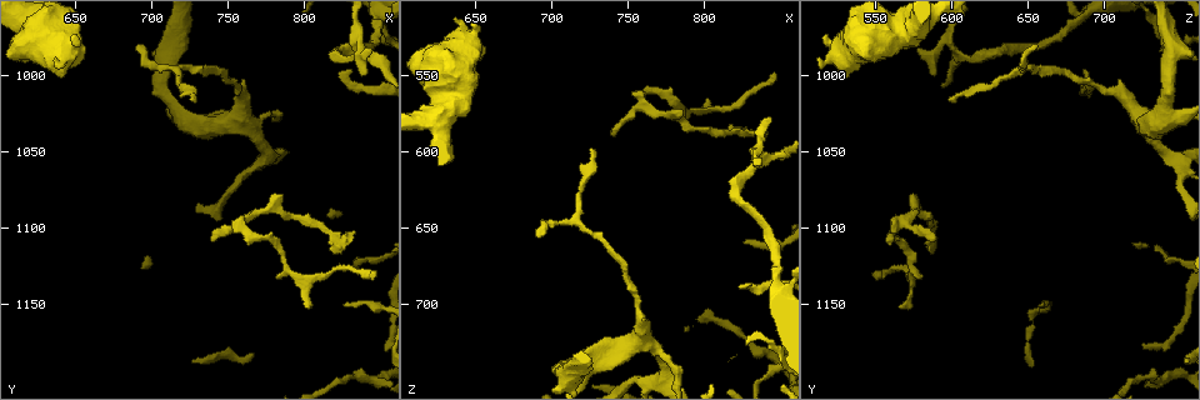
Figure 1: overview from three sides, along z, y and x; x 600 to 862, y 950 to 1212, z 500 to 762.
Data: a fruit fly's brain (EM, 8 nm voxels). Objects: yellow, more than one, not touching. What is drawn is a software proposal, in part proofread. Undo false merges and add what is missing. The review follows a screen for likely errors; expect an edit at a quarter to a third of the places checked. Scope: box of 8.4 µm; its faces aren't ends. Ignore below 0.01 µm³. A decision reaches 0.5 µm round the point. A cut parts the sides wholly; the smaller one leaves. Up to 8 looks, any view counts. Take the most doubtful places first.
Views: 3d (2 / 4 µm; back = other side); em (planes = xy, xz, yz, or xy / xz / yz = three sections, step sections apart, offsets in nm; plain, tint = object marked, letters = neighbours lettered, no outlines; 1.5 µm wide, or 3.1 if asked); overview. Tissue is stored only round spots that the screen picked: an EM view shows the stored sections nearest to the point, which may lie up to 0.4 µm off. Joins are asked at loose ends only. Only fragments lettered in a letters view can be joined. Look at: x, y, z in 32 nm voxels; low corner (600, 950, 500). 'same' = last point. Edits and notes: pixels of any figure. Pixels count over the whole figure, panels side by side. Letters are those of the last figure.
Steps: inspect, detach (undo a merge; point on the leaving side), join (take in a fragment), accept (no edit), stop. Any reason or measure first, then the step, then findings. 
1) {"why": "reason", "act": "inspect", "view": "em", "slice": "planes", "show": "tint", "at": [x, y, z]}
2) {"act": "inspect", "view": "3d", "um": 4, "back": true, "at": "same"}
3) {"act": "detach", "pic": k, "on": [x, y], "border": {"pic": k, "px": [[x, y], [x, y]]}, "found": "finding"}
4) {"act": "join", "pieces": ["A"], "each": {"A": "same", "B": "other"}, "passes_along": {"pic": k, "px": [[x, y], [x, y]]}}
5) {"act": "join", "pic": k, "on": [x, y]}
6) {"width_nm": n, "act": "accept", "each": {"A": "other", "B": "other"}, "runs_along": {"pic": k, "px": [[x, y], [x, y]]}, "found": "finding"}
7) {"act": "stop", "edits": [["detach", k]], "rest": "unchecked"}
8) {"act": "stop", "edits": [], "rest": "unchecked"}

{"why": "tapers out", "act": "inspect", "view": "3d", "um": 2, "at": [726, 1016, 598]}

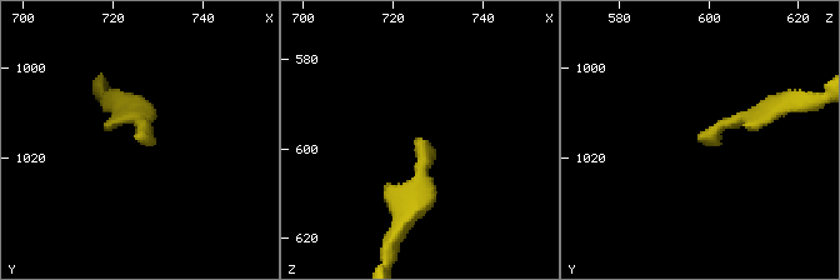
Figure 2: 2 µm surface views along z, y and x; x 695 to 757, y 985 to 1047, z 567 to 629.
{"act": "inspect", "view": "em", "slice": "xz", "step": 4, "show": "letters", "at": [726, 1015, 598]}

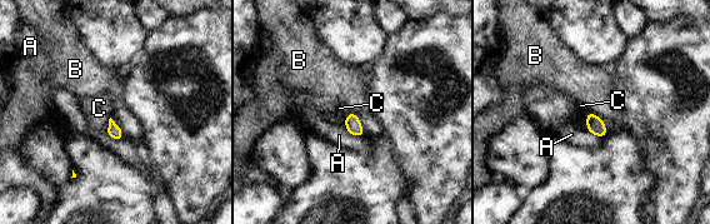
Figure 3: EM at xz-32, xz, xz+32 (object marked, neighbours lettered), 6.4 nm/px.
{"width_nm": 90, "act": "accept", "each": {"A": "other", "B": "other", "C": "other"}, "found": "no lettered fragment goes on from it"}

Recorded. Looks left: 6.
{"why": "an open end", "act": "inspect", "view": "em", "slice": "xz", "step": 8, "show": "letters", "at": [804, 1152, 564]}

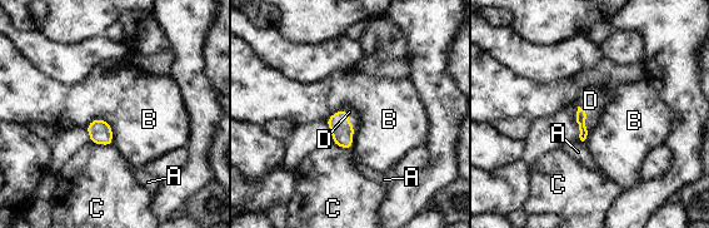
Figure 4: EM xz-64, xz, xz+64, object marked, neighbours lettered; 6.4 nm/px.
{"why": "cut it another way", "act": "inspect", "view": "em", "slice": "planes", "show": "letters", "at": "same"}

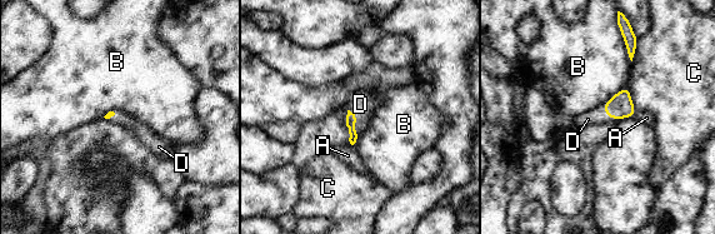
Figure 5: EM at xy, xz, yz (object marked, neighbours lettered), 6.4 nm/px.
{"act": "join", "pieces": ["D"], "each": {"A": "other", "B": "other", "C": "other", "D": "same"}, "passes_along": {"pic": 5, "px": [[350, 118], [355, 122], [360, 104]]}, "found": "it goes on there"}

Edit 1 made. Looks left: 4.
{"why": "thick turns thin", "act": "inspect", "view": "3d", "um": 2, "back": true, "at": [758, 1026, 724]}

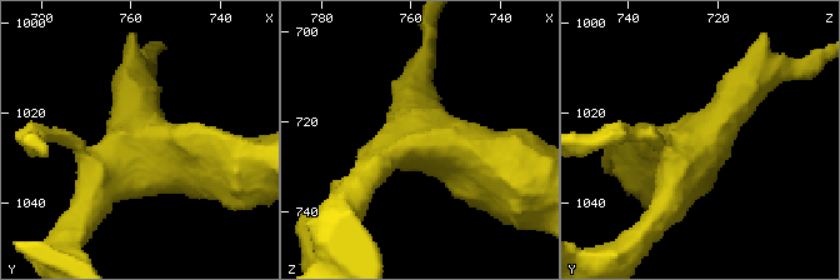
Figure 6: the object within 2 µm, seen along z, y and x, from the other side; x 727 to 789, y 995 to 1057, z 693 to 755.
{"arms": 4, "why": "now the EM", "act": "inspect", "view": "em", "slice": "yz", "step": 4, "show": "tint", "at": [757, 1025, 723]}

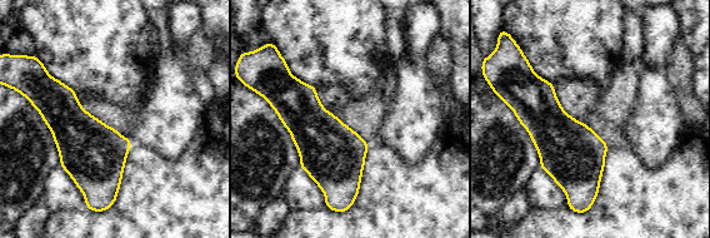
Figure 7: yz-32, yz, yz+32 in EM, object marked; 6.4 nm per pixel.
{"act": "inspect", "view": "em", "slice": "planes", "show": "letters", "at": "same"}

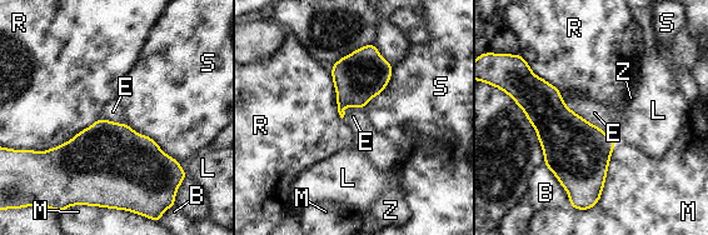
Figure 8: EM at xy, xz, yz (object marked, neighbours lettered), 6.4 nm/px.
{"width_nm": 220, "act": "accept", "each": {"B": "other", "E": "other", "L": "other", "M": "other", "R": "other", "S": "other", "Z": "other"}, "border": {"pic": 8, "px": [[559, 94], [571, 109], [602, 129]]}, "found": "continuous, no second neuron"}

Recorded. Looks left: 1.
{"act": "stop", "edits": [["join", 5]], "rest": "unchecked"}

